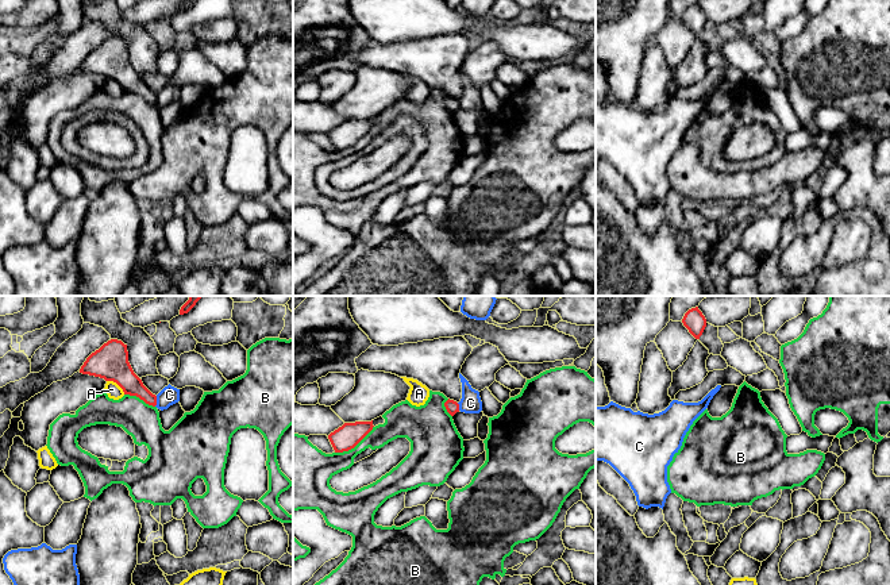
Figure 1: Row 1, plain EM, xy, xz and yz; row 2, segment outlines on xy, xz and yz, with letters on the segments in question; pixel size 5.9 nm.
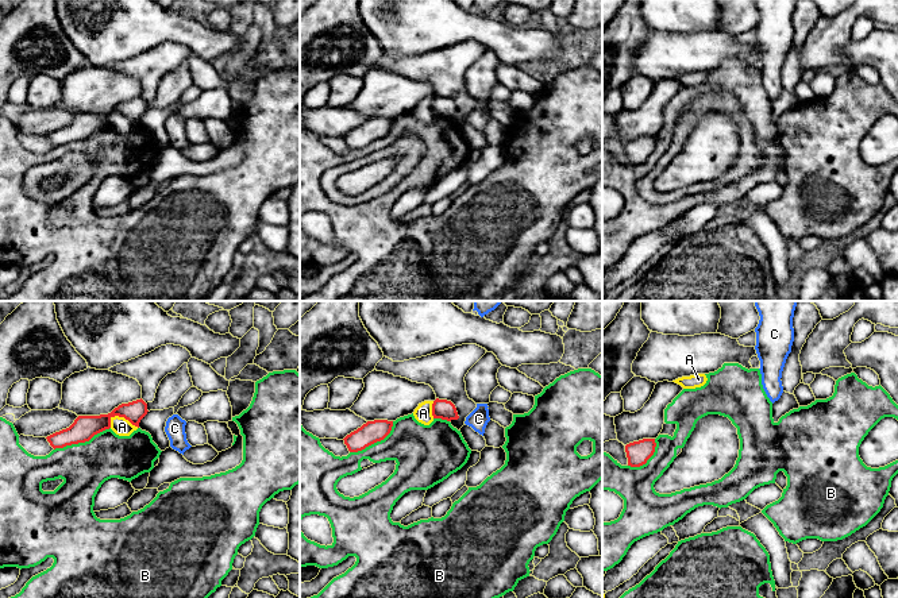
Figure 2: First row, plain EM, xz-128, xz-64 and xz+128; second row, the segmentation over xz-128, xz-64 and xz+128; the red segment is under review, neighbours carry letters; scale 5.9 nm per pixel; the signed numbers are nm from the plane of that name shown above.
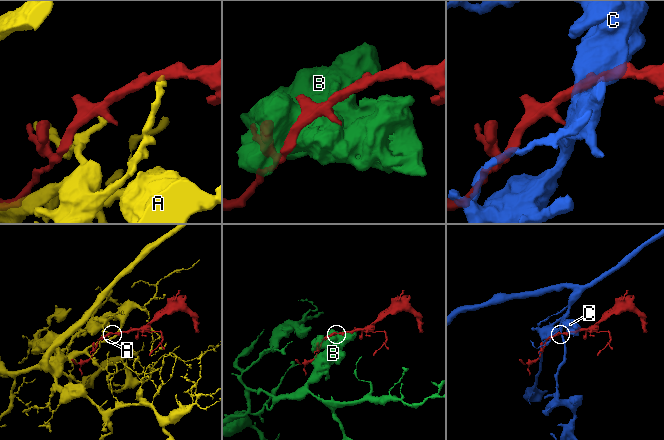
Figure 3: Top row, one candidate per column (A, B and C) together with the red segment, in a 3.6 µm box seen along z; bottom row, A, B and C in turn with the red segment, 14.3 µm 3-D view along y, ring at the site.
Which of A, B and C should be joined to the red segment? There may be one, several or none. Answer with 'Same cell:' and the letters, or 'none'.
Same cell: none

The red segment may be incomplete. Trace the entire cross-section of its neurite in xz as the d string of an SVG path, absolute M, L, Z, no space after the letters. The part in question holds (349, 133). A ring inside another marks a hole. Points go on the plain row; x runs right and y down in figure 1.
M371 119L344 120L342 124L328 132L335 150L343 150L354 146L371 127Z

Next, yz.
M698 4L689 7L685 11L682 20L696 36L700 36L706 24L706 16Z

